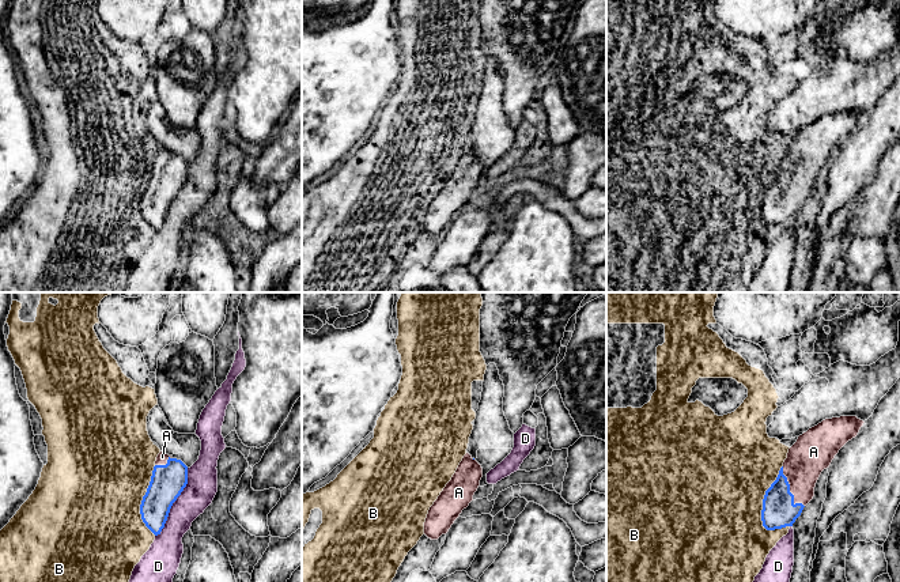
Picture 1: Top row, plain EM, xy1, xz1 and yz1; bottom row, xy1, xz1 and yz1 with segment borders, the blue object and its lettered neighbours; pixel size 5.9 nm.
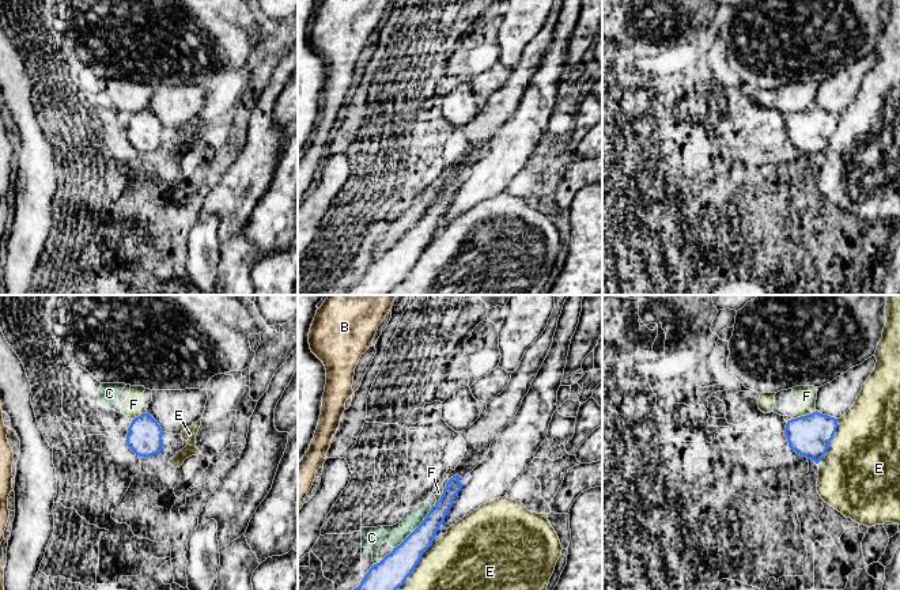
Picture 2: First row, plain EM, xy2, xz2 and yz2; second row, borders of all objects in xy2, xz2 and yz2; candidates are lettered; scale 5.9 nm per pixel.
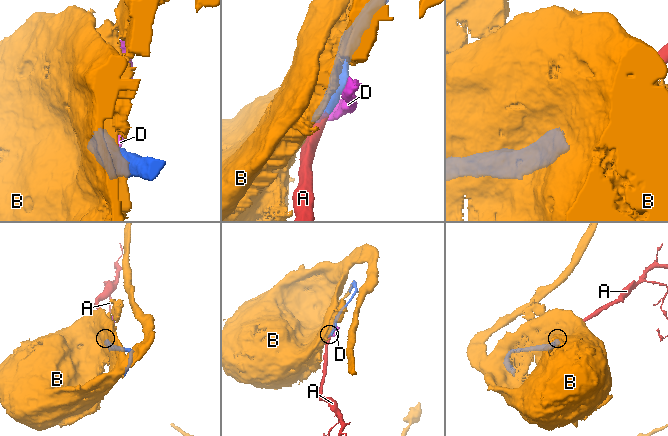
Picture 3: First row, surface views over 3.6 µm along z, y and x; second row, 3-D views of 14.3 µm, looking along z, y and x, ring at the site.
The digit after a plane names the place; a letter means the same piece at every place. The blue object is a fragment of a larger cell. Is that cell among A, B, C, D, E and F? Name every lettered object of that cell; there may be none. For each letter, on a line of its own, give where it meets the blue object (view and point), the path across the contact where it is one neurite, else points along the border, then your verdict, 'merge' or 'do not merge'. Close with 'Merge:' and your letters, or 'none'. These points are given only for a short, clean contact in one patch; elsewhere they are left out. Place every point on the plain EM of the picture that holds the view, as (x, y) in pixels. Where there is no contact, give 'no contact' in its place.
A: meets blue in yz1 at (789, 184); runs through yz1 (778, 207), (789, 184), (812, 148); merge
B: meets blue in yz1 at (764, 193); do not merge
C: meets blue in xz2 at (415, 224); border along xz2 (431, 203), (427, 211), (393, 244); do not merge
D: meets blue in xy1 at (174, 196); do not merge
E: meets blue in xz2 at (413, 264); do not merge
F: meets blue in yz2 at (801, 112); border along yz2 (816, 106), (791, 113), (787, 117); do not merge
Merge: A

